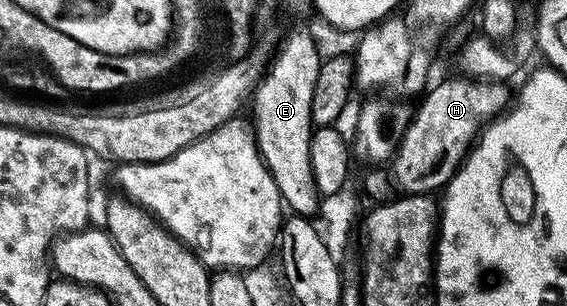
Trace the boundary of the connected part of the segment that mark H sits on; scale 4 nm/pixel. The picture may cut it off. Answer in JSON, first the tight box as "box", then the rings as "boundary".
{"box":[391,76,511,194],"boundary":[[[464,76],[456,77],[439,83],[433,91],[430,89],[420,99],[420,101],[422,100],[421,107],[417,106],[412,111],[409,127],[406,128],[405,134],[397,145],[396,153],[391,158],[391,177],[398,187],[402,186],[402,191],[405,194],[428,194],[440,191],[445,183],[453,177],[457,167],[464,162],[465,155],[469,153],[477,135],[494,118],[504,114],[510,105],[511,90],[509,94],[510,87],[506,83]]]}

